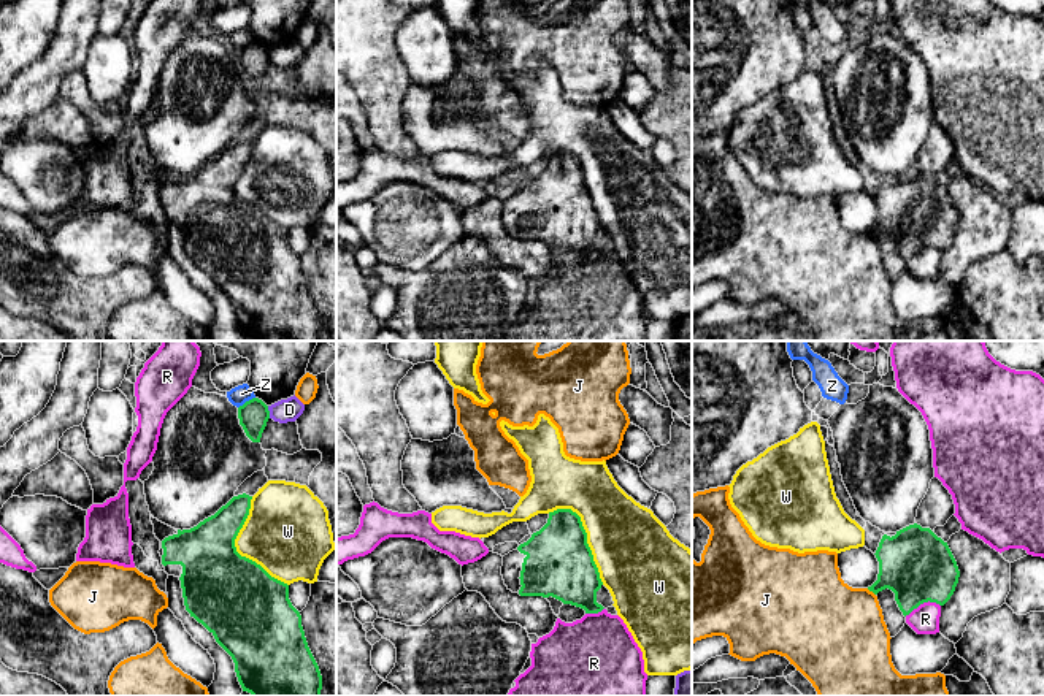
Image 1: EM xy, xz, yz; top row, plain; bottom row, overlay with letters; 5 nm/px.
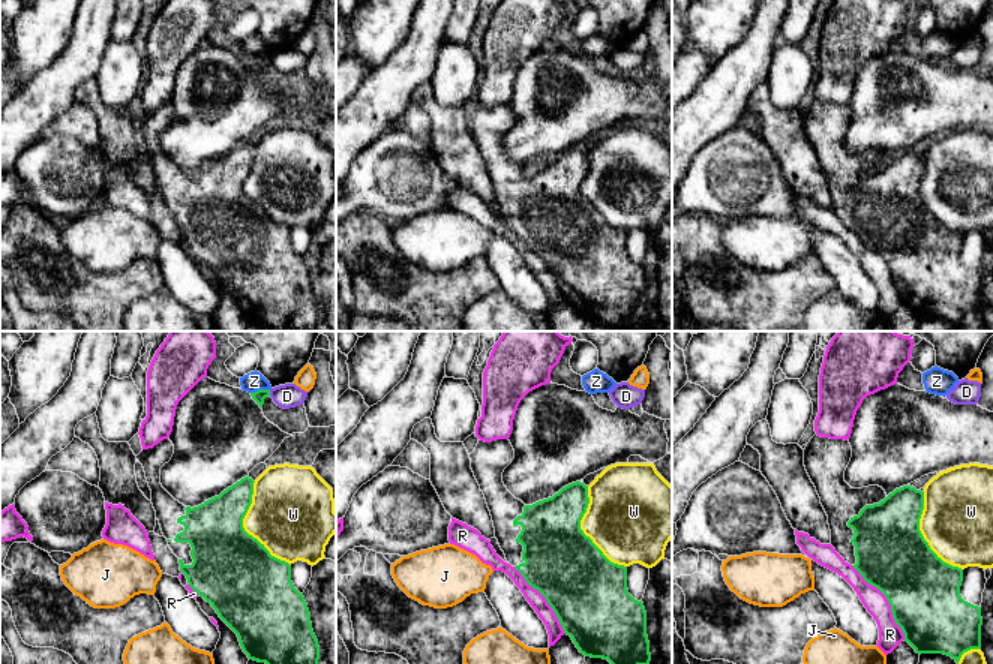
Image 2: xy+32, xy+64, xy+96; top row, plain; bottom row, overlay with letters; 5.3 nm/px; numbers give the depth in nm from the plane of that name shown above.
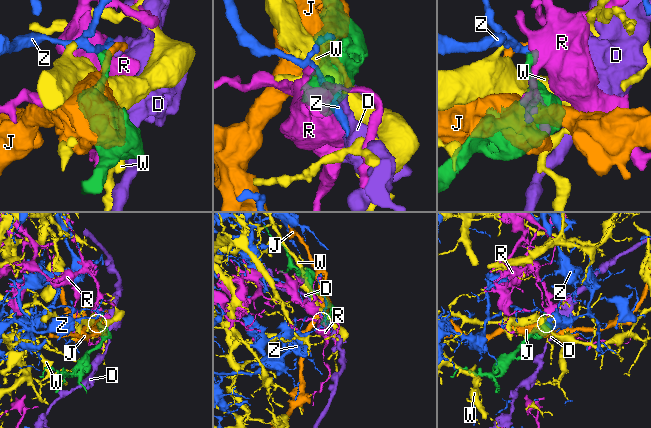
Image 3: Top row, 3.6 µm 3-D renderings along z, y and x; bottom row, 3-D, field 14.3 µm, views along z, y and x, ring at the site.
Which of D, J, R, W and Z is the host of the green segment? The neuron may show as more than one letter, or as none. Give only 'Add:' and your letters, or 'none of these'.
Add: none of these

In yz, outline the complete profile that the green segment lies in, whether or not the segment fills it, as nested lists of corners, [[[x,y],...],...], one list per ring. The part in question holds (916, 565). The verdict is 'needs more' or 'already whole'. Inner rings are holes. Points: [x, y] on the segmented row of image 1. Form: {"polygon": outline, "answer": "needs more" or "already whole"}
{"polygon": [[[933,477],[915,523],[892,537],[882,536],[874,553],[879,561],[877,580],[868,590],[874,595],[892,590],[904,617],[928,601],[944,606],[955,591],[960,571],[935,528],[944,526],[954,514],[952,495]]], "answer": "needs more"}

